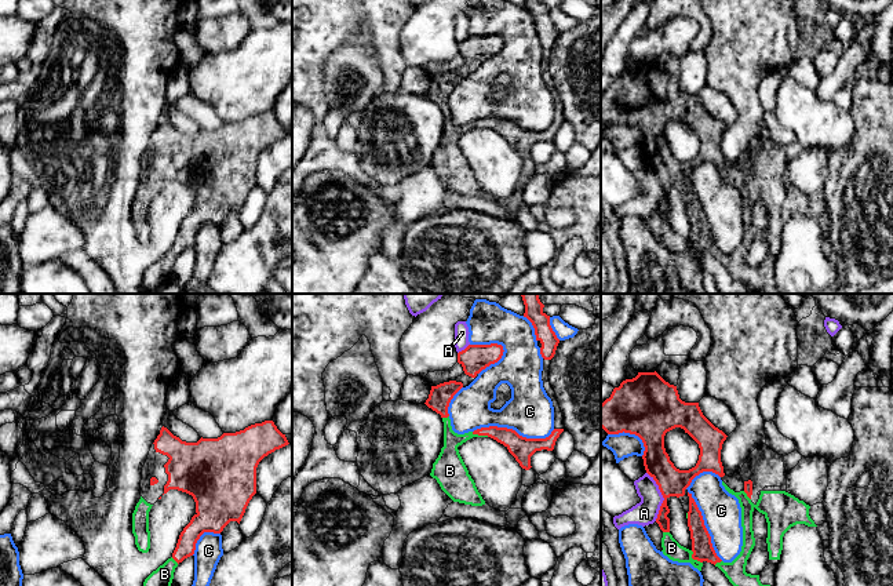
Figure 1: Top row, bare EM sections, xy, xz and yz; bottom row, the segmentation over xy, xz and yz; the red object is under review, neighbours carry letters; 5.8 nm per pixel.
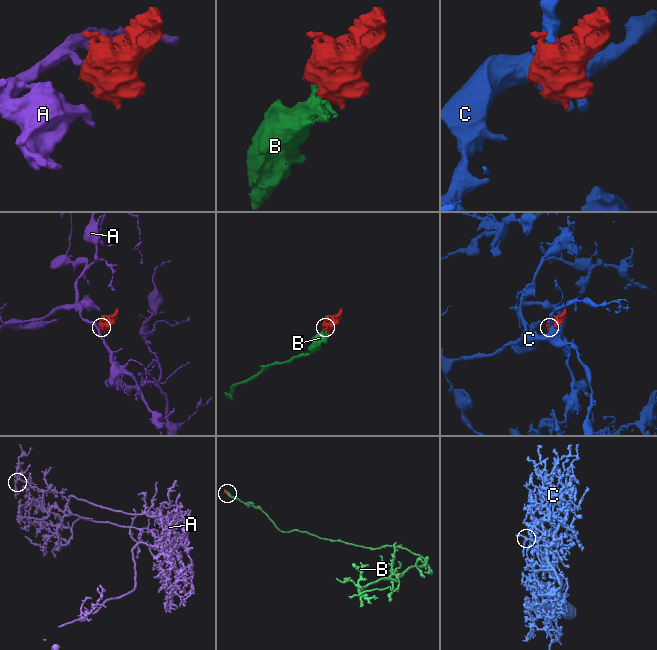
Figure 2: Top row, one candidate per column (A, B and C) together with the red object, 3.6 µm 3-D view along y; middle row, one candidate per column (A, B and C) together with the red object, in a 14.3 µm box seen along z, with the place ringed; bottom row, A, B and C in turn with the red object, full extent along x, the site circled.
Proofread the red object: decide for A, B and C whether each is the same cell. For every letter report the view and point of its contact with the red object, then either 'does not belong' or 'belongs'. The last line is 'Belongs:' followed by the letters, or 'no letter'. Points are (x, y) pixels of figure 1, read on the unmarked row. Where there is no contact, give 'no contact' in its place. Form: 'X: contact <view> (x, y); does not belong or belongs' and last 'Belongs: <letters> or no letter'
A: contact yz (663, 188); does not belong
B: contact yz (693, 250); belongs
C: contact xz (513, 122); does not belong
Belongs: B

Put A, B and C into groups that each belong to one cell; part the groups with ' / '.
A / B / C

